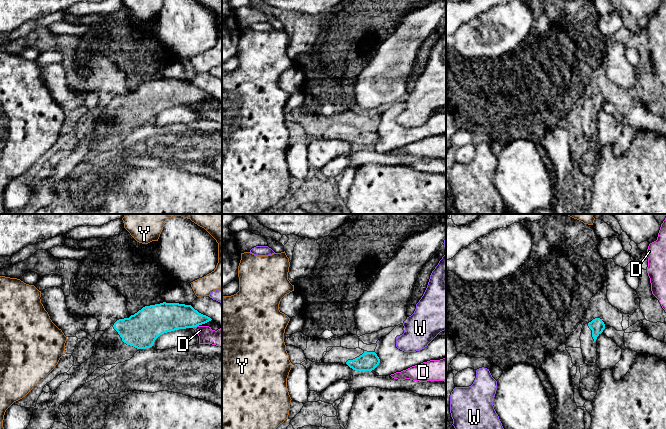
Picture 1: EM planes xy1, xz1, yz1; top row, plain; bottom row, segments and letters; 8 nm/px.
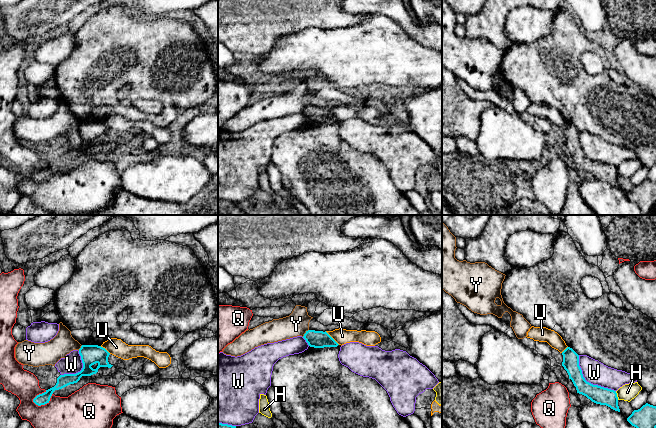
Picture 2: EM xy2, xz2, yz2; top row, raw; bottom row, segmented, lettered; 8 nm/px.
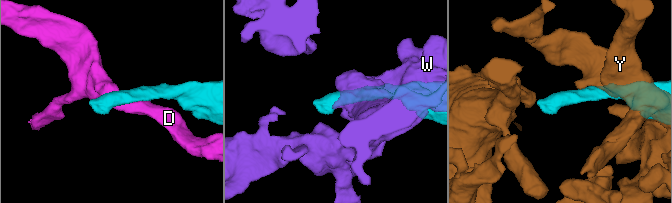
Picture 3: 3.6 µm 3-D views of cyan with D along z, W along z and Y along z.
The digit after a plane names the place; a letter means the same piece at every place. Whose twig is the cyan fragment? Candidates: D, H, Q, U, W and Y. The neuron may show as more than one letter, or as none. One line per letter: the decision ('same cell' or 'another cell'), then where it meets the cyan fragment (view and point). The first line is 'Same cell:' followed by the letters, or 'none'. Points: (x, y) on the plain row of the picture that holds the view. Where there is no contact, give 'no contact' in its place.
Same cell: none
D: another cell | xy1 (195, 102)
H: another cell | yz2 (616, 171)
Q: another cell | xy2 (44, 180)
U: another cell | xz2 (331, 113)
W: another cell | yz2 (588, 158)
Y: another cell | xz2 (305, 109)

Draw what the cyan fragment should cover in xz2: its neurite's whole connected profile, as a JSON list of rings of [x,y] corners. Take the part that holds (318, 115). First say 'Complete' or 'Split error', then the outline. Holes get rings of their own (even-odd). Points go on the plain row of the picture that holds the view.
Complete. [[[308,106],[303,114],[310,123],[314,124],[337,123],[339,121],[326,107]]]

